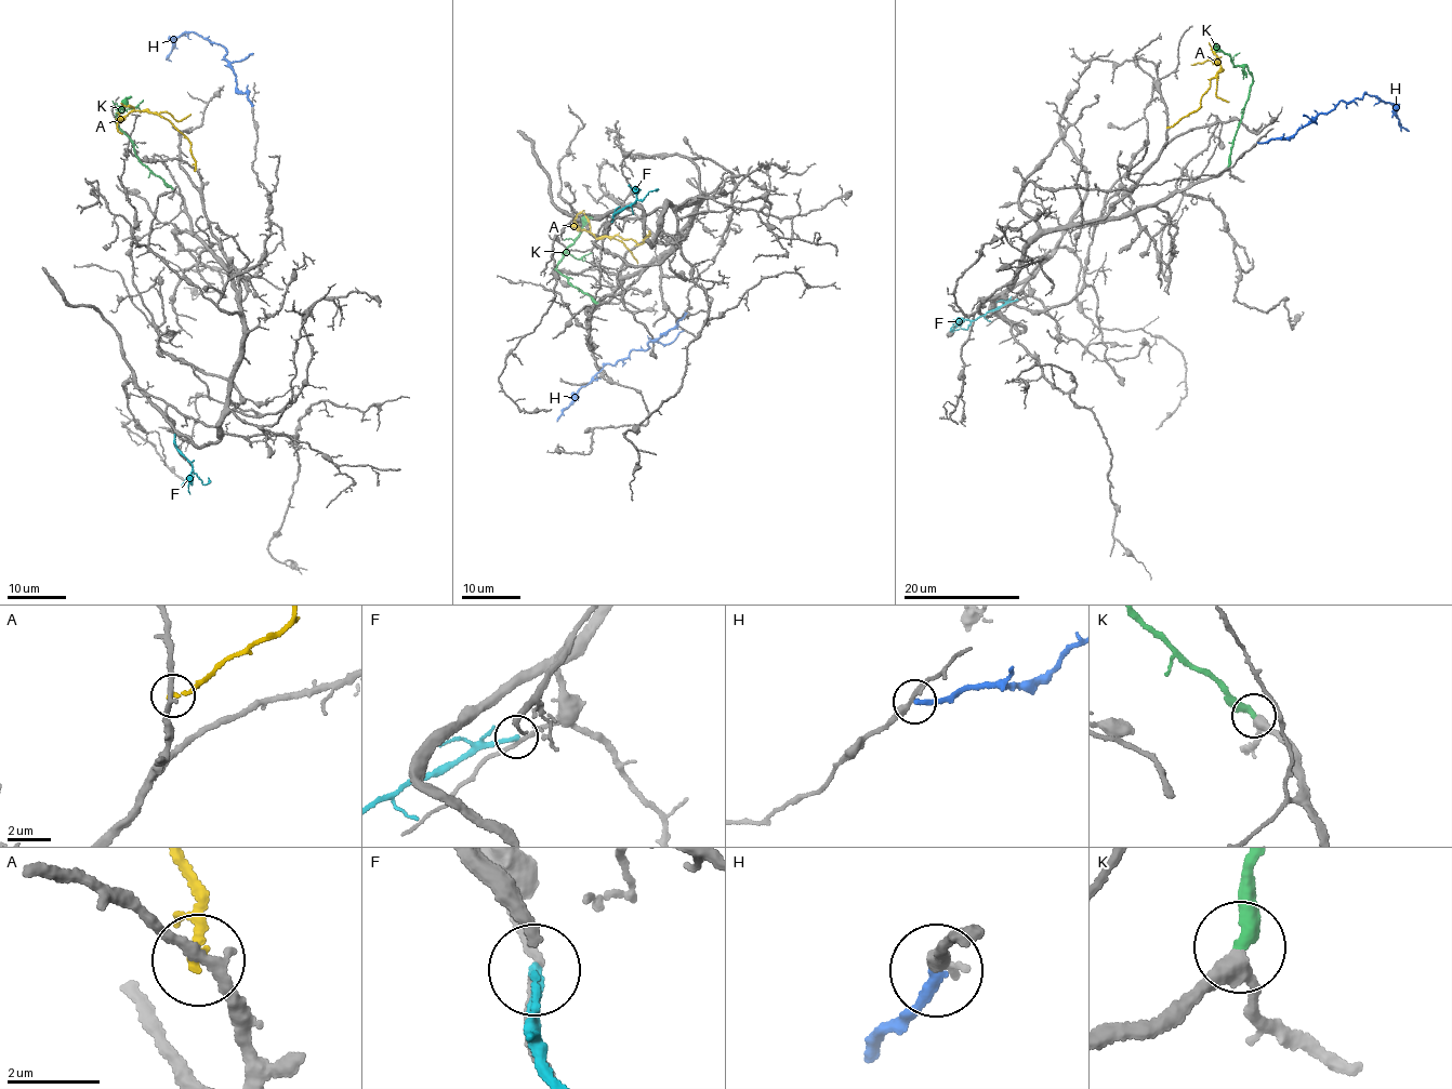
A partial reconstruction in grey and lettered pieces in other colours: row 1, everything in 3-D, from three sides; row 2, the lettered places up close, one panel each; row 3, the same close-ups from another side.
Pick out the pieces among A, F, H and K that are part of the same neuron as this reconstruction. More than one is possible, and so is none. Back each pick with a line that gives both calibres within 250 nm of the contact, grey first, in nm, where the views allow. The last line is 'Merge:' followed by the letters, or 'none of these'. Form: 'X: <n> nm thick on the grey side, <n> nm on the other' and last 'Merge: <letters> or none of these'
K: 320 nm thick on the grey side, 360 nm on the other
Merge: K

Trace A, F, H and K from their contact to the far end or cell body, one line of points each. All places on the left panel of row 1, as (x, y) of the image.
A: (195, 170), (186, 135), (163, 117), (145, 110), (130, 111), (119, 121), (117, 129), (121, 134)
F: (175, 435), (176, 448), (198, 479), (207, 483), (208, 478)
H: (252, 105), (248, 94), (237, 88), (223, 47), (190, 31), (173, 38), (166, 58)
K: (172, 188), (143, 164), (133, 144), (117, 122), (116, 109), (122, 111), (124, 101), (131, 96)

